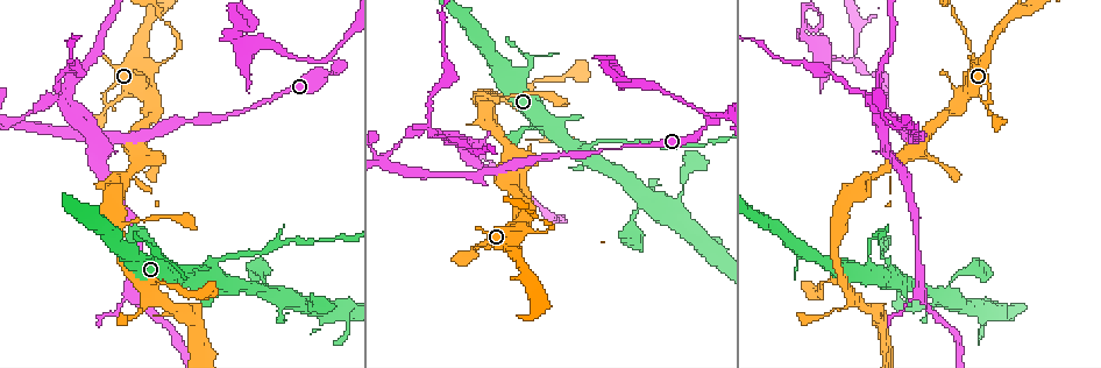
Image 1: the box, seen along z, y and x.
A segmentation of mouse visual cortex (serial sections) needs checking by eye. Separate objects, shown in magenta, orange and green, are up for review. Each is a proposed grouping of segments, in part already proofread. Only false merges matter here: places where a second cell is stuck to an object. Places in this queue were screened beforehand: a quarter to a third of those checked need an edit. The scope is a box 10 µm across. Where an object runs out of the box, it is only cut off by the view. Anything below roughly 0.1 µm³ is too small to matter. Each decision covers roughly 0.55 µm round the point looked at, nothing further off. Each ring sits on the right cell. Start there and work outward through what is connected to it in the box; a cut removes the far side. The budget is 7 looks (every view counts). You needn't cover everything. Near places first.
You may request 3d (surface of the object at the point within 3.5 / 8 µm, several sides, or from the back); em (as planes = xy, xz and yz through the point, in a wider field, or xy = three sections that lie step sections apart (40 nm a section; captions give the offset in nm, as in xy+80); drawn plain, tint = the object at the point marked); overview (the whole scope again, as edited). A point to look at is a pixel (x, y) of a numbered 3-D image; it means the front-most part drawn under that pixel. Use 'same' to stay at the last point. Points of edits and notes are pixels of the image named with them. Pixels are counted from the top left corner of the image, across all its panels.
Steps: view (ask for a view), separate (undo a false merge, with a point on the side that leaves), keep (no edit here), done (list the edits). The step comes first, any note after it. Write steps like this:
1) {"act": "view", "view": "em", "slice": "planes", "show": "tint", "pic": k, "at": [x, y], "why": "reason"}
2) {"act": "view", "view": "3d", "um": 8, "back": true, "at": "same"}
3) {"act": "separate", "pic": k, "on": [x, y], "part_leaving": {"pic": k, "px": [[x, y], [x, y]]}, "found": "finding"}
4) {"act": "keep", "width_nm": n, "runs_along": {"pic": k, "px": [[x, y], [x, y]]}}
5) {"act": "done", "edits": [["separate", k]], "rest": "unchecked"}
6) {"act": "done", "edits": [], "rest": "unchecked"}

{"act": "view", "view": "3d", "um": 3.5, "pic": 1, "at": [630, 145], "why": "calibre changes"}

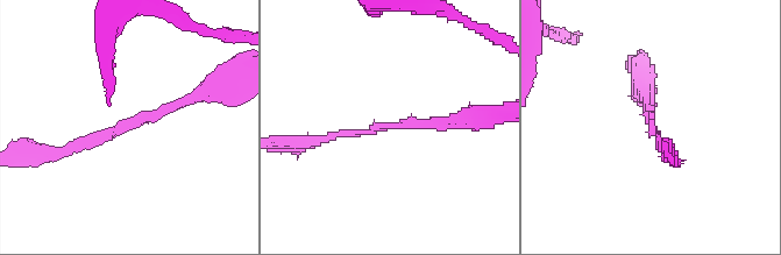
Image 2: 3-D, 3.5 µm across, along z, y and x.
{"act": "view", "view": "em", "slice": "xy", "step": 3, "show": "tint", "pic": 2, "at": [131, 124], "arm_widths_nm": [150, 150], "why": "need the tissue"}

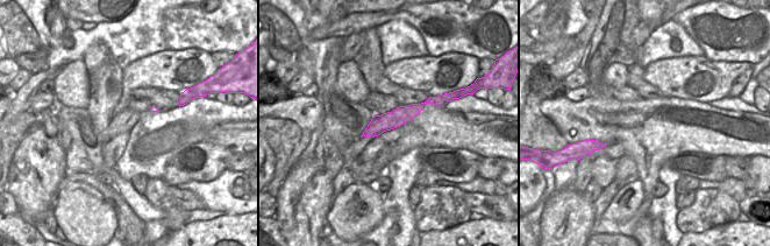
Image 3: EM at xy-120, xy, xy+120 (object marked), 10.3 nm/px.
{"act": "keep", "width_nm": 190, "runs_along": {"pic": 2, "px": [[201, 93], [62, 150]]}, "found": "continuous, no second cell"}

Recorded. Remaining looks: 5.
{"act": "view", "view": "3d", "um": 8, "pic": 1, "at": [944, 294], "why": "four arms meet"}

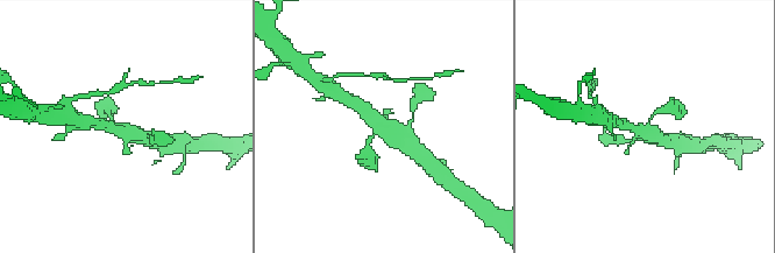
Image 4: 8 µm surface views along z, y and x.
{"act": "view", "view": "em", "slice": "xy", "step": 1, "show": "tint", "at": "same", "why": "shape alone is not enough"}

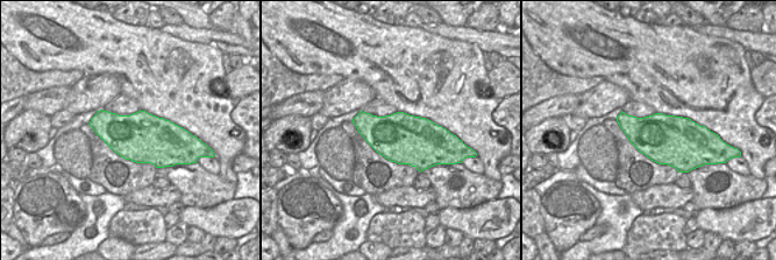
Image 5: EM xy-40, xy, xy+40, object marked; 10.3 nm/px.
{"act": "keep", "width_nm": 500, "runs_along": {"pic": 4, "px": [[368, 114], [420, 156]]}, "found": "continuous, no second cell"}

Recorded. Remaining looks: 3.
{"act": "view", "view": "3d", "um": 8, "pic": 1, "at": [545, 232], "why": "sharp bend"}

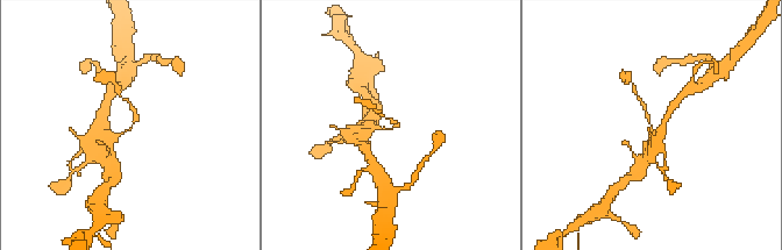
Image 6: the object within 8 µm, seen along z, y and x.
{"act": "view", "view": "em", "slice": "xy", "step": 3, "show": "tint", "at": "same", "arm_widths_nm": [100, 200], "why": "now the EM"}

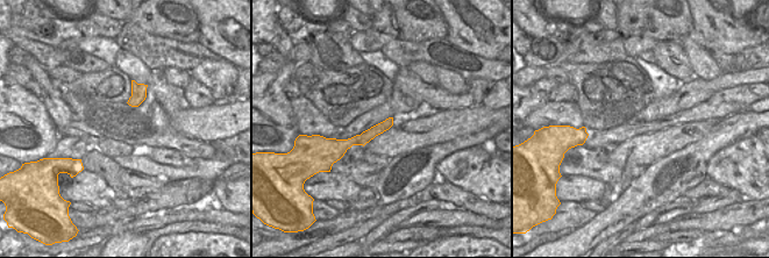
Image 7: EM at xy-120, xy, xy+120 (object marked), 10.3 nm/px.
{"act": "keep", "runs_along": {"pic": 7, "px": [[390, 121], [362, 140], [335, 147]]}, "found": "one cell here"}

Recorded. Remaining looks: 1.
{"act": "done", "edits": [], "rest": "unchecked"}

